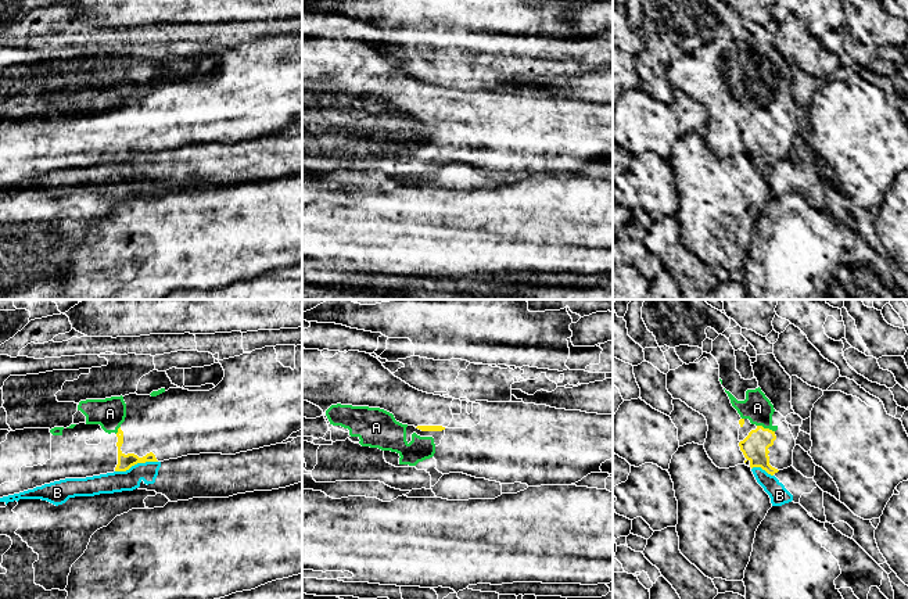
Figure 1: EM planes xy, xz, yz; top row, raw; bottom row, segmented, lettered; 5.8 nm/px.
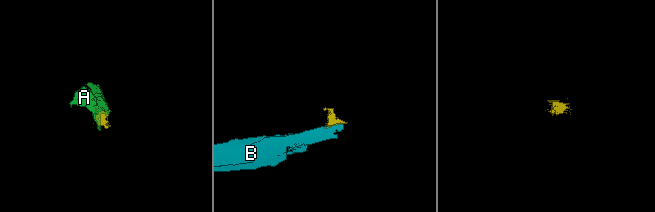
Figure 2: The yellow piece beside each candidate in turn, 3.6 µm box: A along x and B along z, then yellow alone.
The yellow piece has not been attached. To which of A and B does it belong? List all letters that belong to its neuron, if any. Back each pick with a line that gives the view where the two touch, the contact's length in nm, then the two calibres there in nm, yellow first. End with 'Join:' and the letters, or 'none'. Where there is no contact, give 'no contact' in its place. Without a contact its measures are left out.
A: contact in yz; length 110 nm; calibres 160 and 170 nm
Join: A

